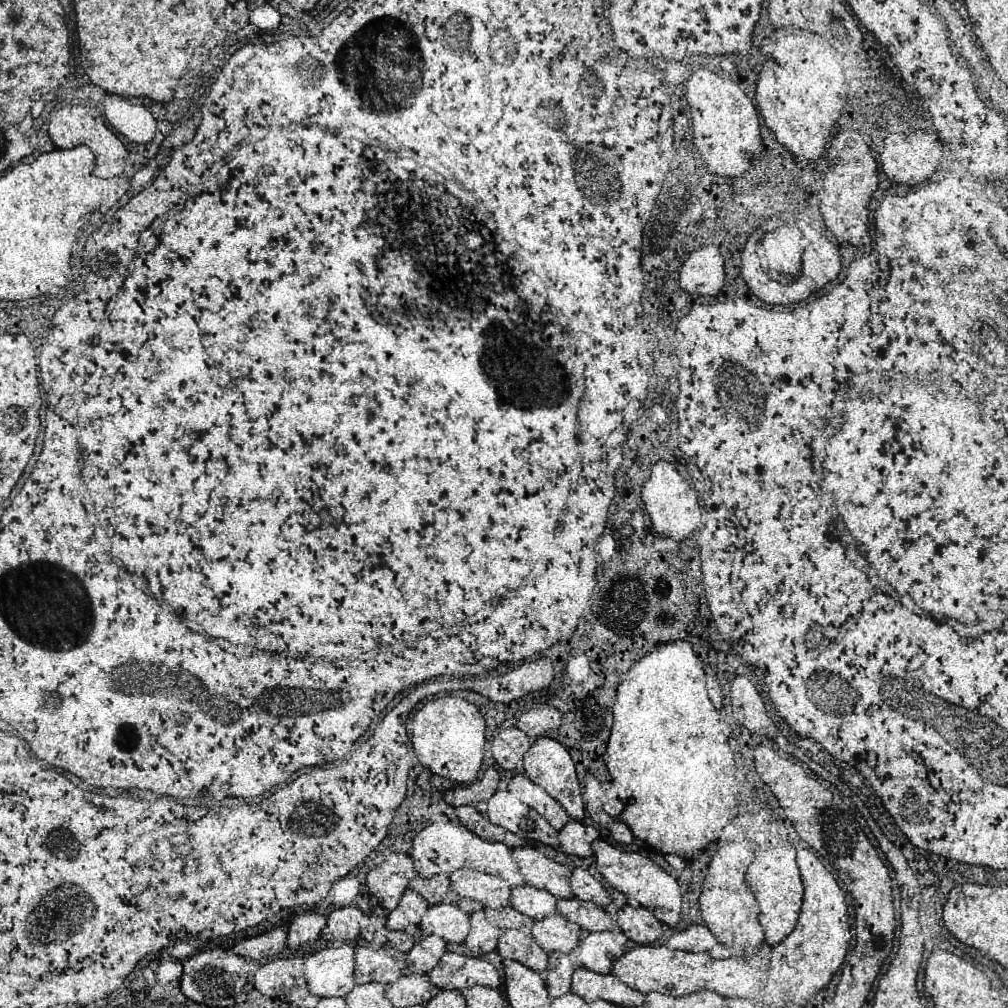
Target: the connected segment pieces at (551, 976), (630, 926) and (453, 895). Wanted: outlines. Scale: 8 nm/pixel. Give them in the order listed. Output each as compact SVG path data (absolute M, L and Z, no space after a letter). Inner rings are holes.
M552 951L550 953L550 967L548 967L548 987L552 999L558 999L566 993L572 991L572 975L574 975L574 965L570 957L562 951Z
M626 905L618 913L618 923L626 937L630 937L638 945L652 945L662 937L664 923L646 907Z
M416 875L410 883L410 889L422 893L430 905L436 905L436 903L458 905L458 901L460 901L460 895L452 887L450 875L434 875L434 877Z

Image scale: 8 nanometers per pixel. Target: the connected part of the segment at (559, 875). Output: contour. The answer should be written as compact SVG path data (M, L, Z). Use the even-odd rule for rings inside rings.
M520 847L512 851L516 863L522 869L522 875L528 885L536 889L546 889L558 899L572 899L572 869L544 857L534 847Z

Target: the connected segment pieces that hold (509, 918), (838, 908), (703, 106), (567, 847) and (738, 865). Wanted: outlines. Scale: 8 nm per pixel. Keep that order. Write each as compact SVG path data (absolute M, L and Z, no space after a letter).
M512 905L496 911L496 909L486 909L486 919L488 923L492 923L498 929L508 929L508 927L516 927L520 931L524 931L524 935L532 935L536 921L520 911L516 911Z
M808 847L796 849L796 861L804 883L804 905L800 909L796 929L772 945L770 977L784 987L790 1001L804 1003L838 971L847 954L852 932L848 924L845 894L831 869Z
M696 67L686 81L686 101L690 107L694 143L702 153L708 169L718 175L738 175L746 169L752 155L760 155L764 144L760 136L760 119L750 97L730 79Z
M570 819L570 823L560 831L562 849L568 855L578 855L578 857L594 855L594 841L598 837L600 837L598 827L588 827L574 819Z
M728 841L722 845L706 865L706 879L700 893L700 913L712 933L728 947L744 953L754 953L764 941L760 925L760 907L756 895L744 881L744 873L754 859L754 849L744 841Z

